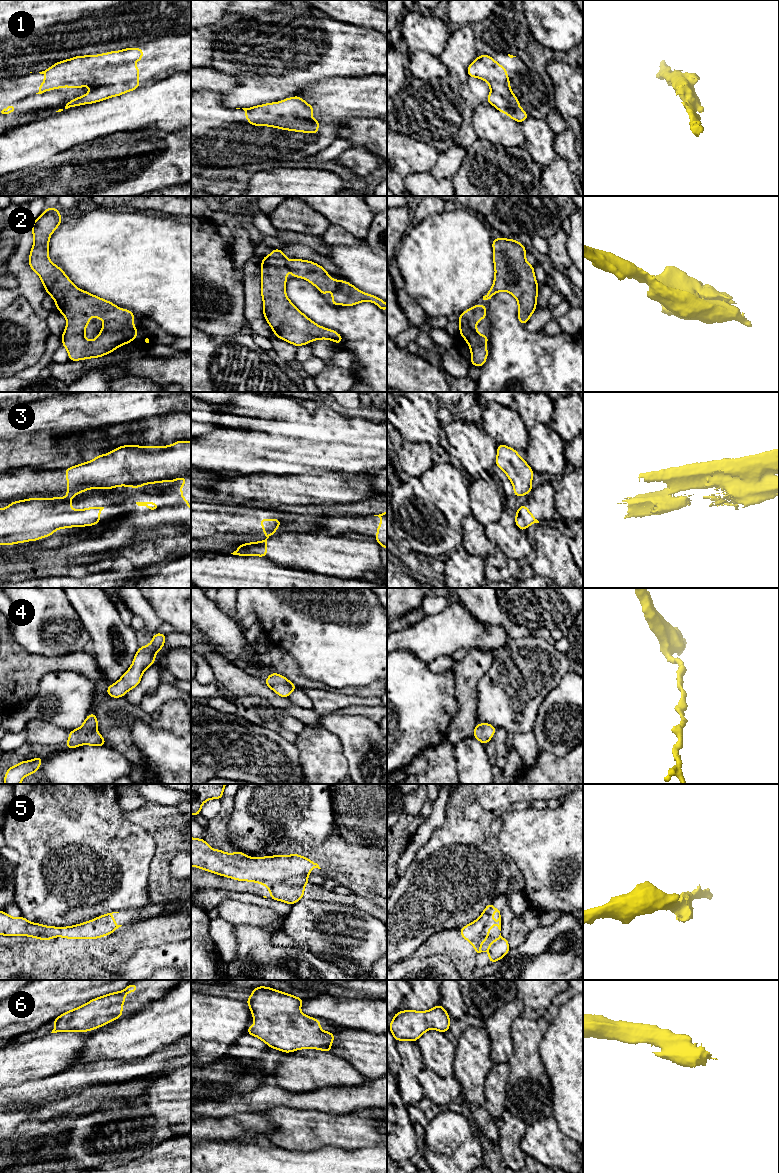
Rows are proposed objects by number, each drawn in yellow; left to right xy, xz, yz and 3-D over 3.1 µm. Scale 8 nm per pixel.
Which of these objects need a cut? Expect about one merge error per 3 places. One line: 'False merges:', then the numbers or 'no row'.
False merges: 3

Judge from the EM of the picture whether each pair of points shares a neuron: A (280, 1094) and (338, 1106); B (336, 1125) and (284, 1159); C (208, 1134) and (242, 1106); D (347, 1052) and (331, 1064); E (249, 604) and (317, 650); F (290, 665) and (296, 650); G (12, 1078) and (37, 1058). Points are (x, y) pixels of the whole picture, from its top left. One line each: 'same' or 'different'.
A: same
B: different
C: different
D: different
E: same
F: different
G: same

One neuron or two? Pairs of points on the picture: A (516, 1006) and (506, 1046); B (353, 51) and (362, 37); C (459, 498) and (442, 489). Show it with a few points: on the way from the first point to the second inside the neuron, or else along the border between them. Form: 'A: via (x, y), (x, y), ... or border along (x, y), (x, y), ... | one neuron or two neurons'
A: via (506, 1016), (504, 1018), (504, 1036) | one neuron
B: via (355, 48), (355, 44), (359, 40) | one neuron
C: via (455, 498), (446, 489) | one neuron

